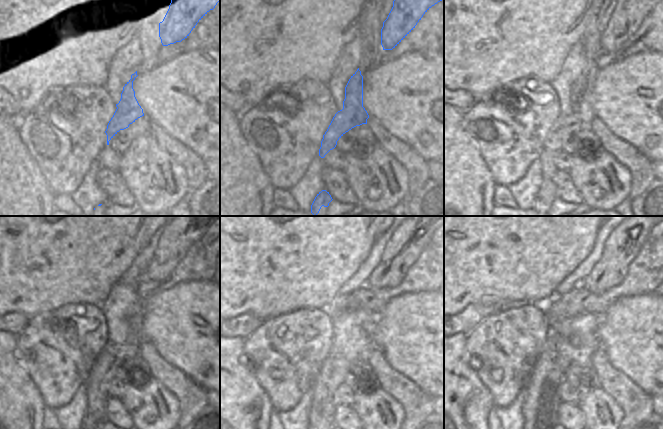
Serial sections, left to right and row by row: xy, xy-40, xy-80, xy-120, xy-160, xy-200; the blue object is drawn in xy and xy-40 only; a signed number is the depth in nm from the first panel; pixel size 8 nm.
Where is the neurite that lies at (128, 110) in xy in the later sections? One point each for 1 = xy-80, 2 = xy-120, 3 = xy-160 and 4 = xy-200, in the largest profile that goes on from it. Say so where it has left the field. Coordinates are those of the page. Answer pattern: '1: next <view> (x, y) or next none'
1: next xy-80 (562, 129)
2: next xy-120 (104, 370)
3: next xy-160 (331, 374)
4: next xy-200 (540, 409)

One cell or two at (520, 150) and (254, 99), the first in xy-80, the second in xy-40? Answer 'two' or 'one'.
two

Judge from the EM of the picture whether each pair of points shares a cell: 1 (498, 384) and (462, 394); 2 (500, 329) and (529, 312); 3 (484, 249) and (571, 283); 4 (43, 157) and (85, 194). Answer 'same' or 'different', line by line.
1: different
2: same
3: different
4: different

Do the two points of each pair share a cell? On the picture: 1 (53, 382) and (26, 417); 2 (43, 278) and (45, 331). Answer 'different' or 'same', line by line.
1: different
2: different

